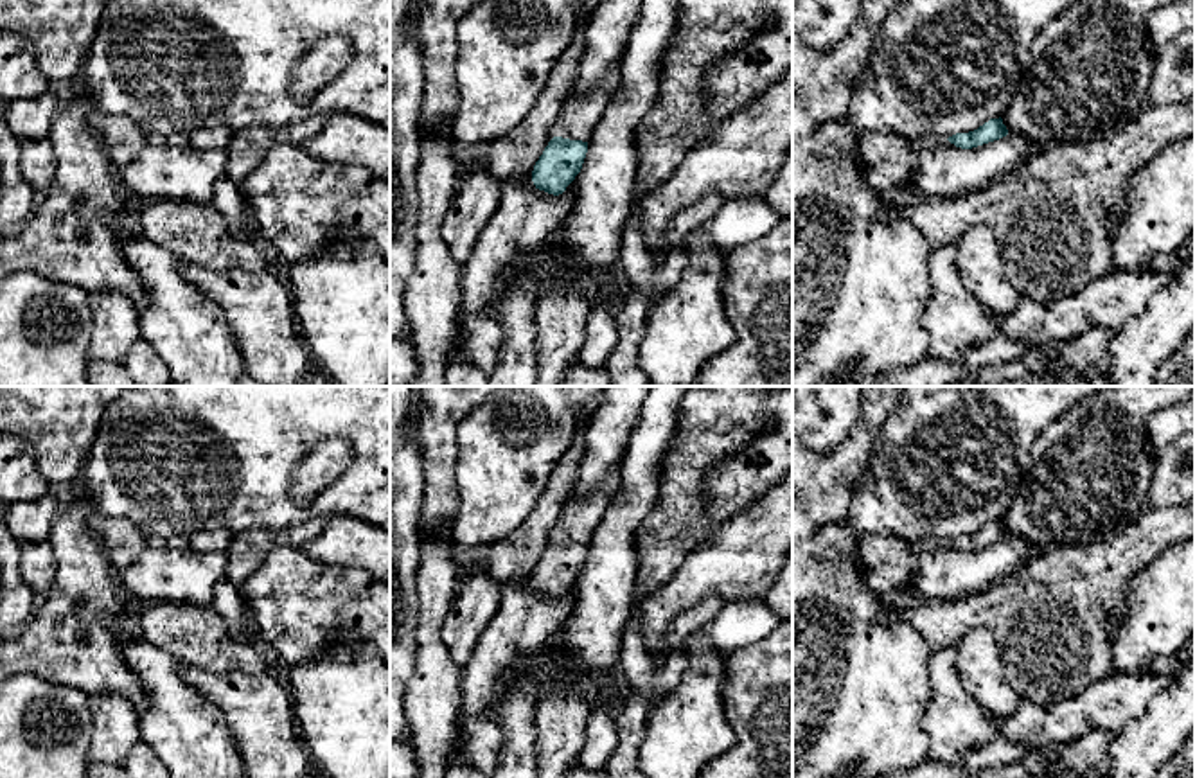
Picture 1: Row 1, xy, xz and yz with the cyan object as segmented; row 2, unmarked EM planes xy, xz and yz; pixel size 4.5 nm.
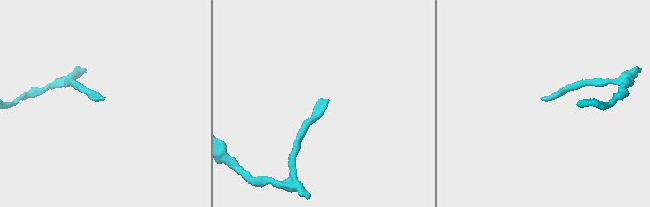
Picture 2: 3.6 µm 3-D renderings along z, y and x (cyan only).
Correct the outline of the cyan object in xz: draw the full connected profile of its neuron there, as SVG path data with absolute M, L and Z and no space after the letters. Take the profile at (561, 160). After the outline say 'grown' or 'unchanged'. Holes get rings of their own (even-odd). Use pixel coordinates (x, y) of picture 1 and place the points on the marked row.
M620 61L598 84L562 104L555 124L559 135L548 142L532 171L536 189L559 196L580 172L591 131L618 86L618 68Z; grown

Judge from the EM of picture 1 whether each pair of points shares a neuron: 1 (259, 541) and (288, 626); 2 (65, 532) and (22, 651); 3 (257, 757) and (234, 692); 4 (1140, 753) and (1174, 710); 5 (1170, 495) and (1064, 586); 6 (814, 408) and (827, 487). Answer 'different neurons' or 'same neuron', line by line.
1: different neurons
2: same neuron
3: same neuron
4: same neuron
5: different neurons
6: different neurons

